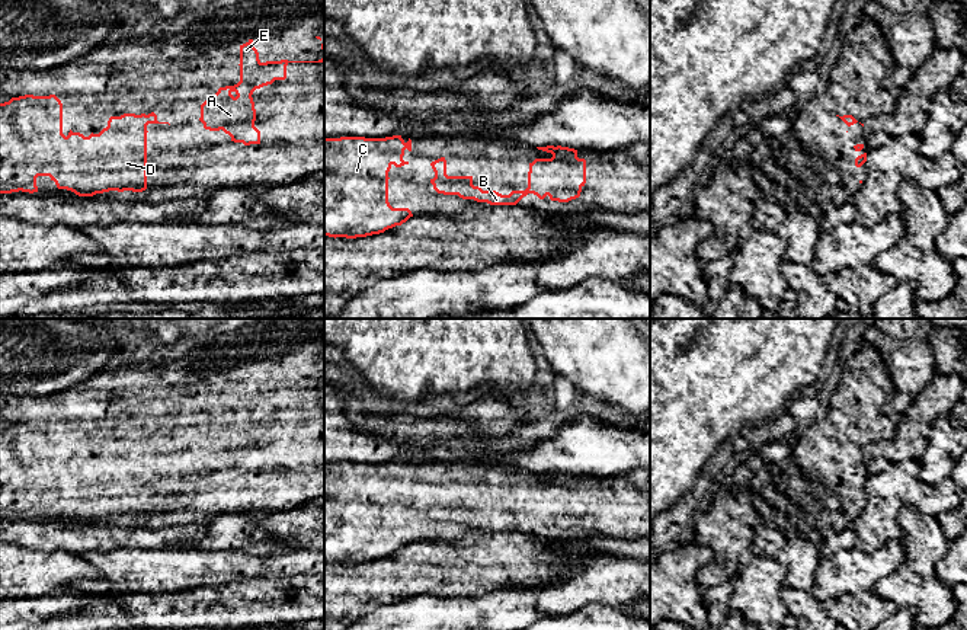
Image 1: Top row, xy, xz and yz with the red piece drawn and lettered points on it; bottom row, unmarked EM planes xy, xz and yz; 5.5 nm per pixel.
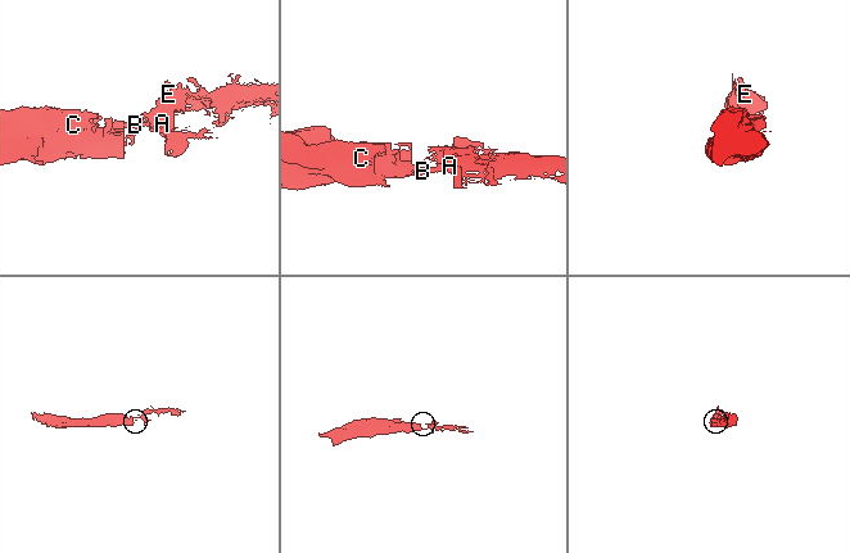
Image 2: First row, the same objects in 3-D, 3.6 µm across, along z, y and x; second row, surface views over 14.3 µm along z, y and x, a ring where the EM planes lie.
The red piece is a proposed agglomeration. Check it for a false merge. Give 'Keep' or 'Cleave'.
Keep

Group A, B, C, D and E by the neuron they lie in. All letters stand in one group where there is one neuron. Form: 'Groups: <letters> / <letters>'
Groups: A B C D E

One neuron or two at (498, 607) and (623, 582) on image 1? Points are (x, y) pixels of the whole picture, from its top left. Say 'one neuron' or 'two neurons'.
one neuron

